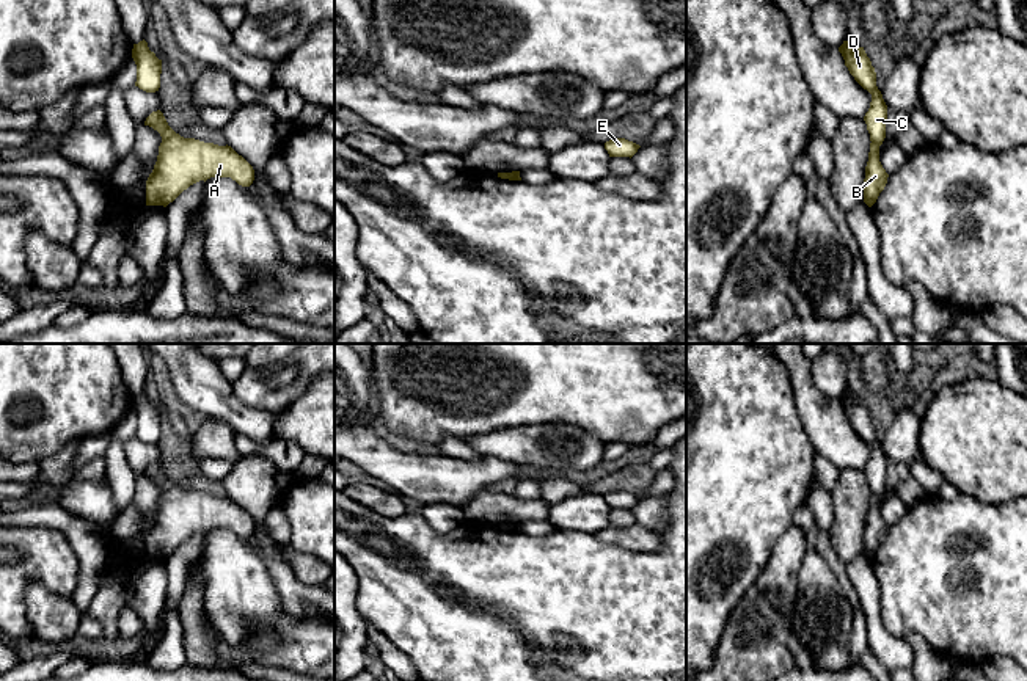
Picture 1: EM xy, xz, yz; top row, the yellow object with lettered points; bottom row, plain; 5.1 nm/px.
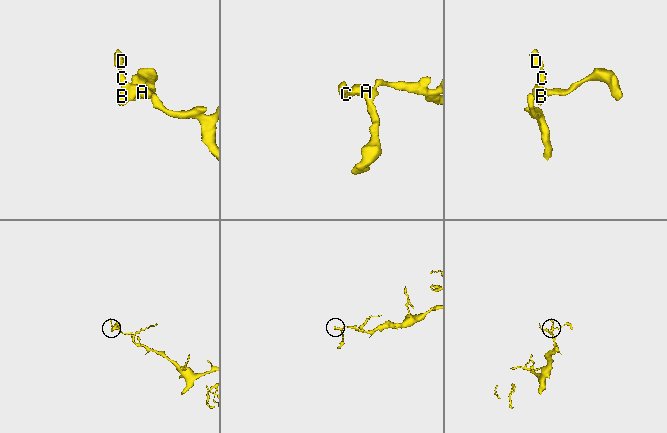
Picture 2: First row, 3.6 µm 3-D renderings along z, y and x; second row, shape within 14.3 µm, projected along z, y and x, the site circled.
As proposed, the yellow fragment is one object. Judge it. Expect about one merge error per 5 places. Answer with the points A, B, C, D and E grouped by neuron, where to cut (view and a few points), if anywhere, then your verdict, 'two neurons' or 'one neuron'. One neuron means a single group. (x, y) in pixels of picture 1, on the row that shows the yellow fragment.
groups A B C D E; cut none; one neuron

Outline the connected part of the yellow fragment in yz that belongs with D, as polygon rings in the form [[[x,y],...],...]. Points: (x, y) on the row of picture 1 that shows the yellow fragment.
[[[843,41],[839,52],[854,80],[872,94],[870,108],[864,116],[872,141],[865,166],[864,202],[872,207],[884,190],[889,177],[879,162],[879,146],[886,138],[887,105],[876,86],[876,72],[864,47]]]

